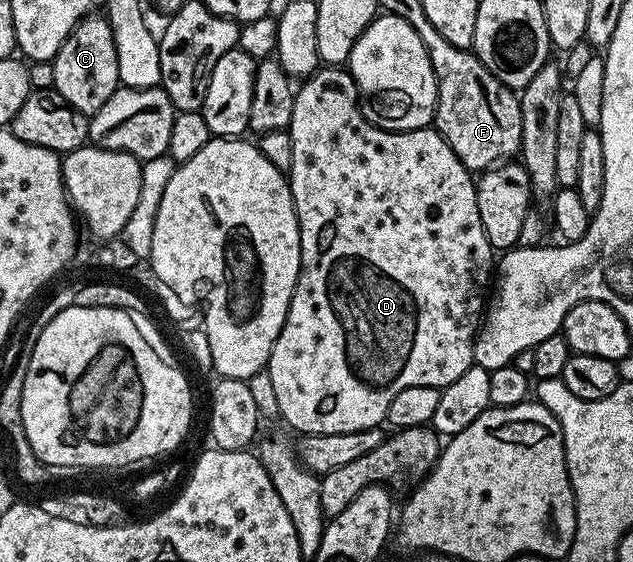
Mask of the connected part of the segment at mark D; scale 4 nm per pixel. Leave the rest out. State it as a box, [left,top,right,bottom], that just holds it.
[265,68,493,435]

